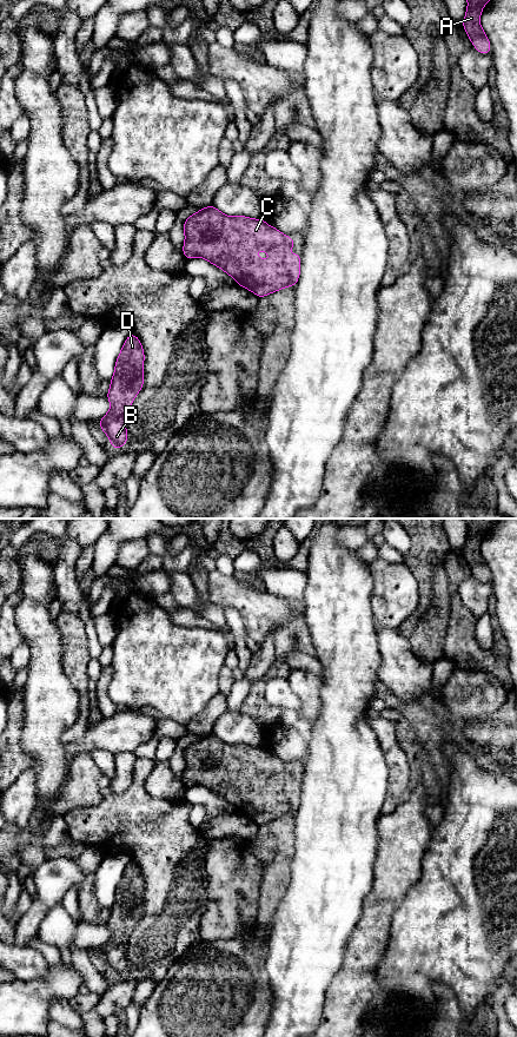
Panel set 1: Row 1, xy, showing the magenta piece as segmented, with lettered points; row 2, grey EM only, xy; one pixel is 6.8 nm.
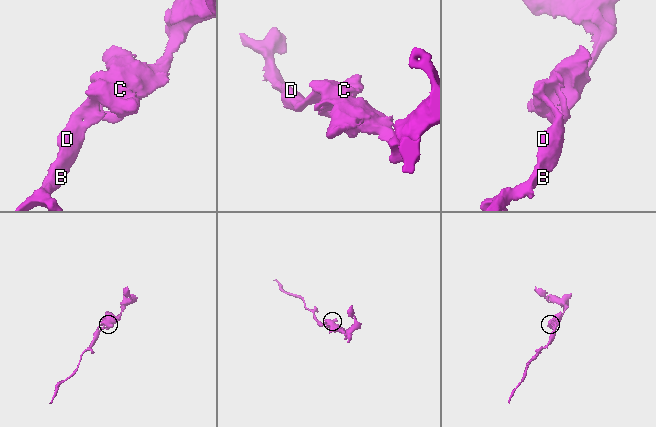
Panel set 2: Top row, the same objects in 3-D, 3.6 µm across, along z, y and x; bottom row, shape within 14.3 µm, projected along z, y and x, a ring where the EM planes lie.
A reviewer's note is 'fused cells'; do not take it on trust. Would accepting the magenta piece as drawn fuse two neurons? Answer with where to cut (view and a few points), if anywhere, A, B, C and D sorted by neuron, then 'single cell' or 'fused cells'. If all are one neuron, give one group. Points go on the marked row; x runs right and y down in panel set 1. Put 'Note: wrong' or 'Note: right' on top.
Note: wrong
no cut; A B C D; single cell

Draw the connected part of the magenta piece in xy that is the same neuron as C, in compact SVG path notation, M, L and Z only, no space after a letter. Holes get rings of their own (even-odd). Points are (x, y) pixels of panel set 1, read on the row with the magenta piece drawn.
M210 205L201 209L197 213L191 214L184 222L183 227L185 232L185 243L183 245L185 259L200 257L208 260L213 265L224 270L228 276L233 277L238 285L248 289L259 298L286 286L296 286L299 279L300 253L284 255L280 260L274 258L274 256L281 252L284 249L289 249L290 251L293 249L293 238L285 236L276 227L271 227L269 223L264 222L261 218L252 219L245 216L228 217L217 210L213 205ZM259 246L265 251L266 255L272 255L273 257L269 260L258 259L257 250Z

